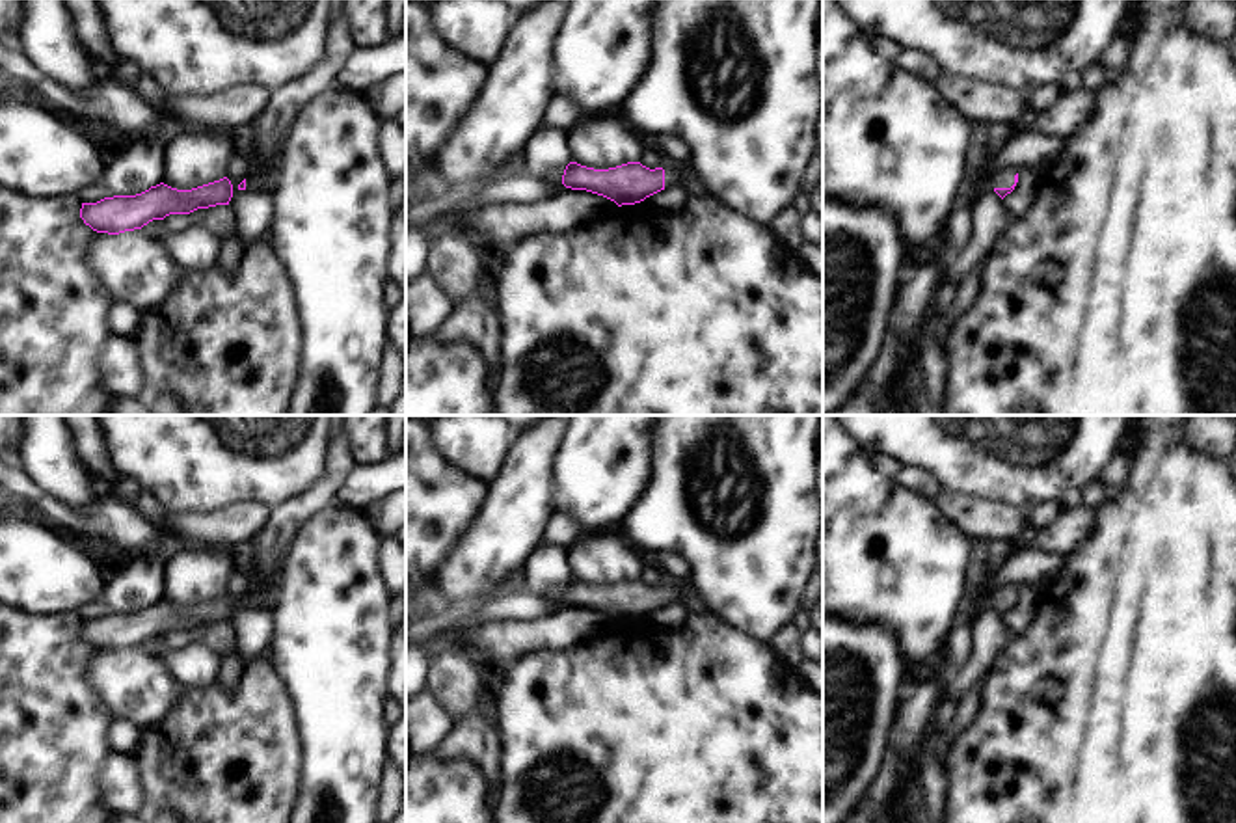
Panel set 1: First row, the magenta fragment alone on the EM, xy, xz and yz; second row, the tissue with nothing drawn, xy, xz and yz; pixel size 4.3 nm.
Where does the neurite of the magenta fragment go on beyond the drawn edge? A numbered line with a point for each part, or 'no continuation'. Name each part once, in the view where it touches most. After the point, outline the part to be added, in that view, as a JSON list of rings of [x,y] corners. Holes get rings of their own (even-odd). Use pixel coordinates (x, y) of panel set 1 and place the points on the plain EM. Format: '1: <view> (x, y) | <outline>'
1: yz (1002, 594) | [[[998,585],[996,588],[990,590],[987,603],[992,607],[994,605],[1011,605],[1014,601],[1014,592],[1016,592],[1014,587]]]

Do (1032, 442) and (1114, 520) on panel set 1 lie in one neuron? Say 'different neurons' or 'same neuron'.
different neurons

